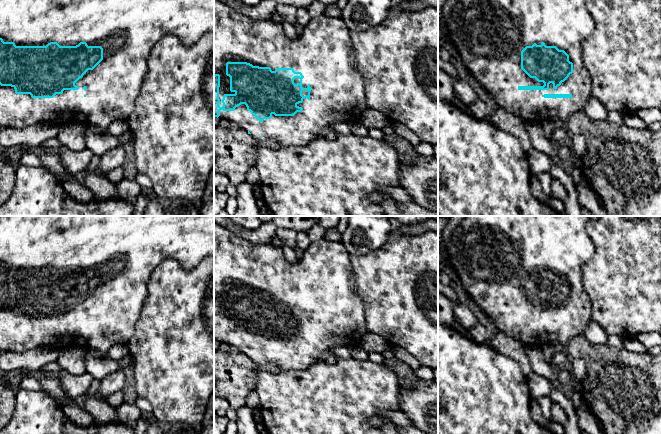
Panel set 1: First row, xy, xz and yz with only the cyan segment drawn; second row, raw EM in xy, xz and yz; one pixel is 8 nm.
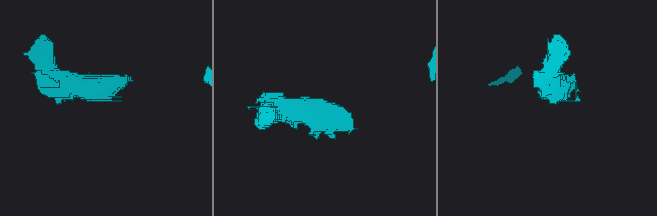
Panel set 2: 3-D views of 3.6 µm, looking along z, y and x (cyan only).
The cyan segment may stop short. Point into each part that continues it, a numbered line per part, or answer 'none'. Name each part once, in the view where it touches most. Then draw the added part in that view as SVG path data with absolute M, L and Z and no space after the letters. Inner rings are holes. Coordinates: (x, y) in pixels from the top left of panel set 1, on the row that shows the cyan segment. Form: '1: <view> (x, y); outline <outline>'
1: xz (323, 54); outline M214 0L214 75L219 74L220 75L220 87L219 87L219 99L220 103L219 106L222 107L222 99L225 94L235 94L235 92L230 91L230 77L226 75L226 63L227 62L247 62L252 64L253 66L259 66L259 67L270 67L272 71L275 71L277 68L293 68L295 72L301 72L304 78L302 79L302 87L307 88L310 86L312 90L310 91L310 99L307 98L303 99L302 103L297 104L297 106L302 107L303 110L301 112L297 112L294 116L275 116L272 114L272 117L270 119L264 119L262 122L260 122L258 119L255 118L254 115L251 114L250 111L247 110L247 107L245 104L241 104L240 106L236 107L234 111L223 111L220 110L219 112L219 119L227 119L229 121L232 121L236 123L240 128L249 131L251 136L257 141L260 142L268 147L274 148L275 146L302 146L306 145L312 140L317 138L318 133L328 127L331 126L334 123L337 122L355 122L359 121L361 118L361 115L368 109L367 103L366 103L366 95L365 95L365 79L360 72L359 68L355 65L354 62L354 52L351 47L350 42L350 30L348 29L345 22L342 20L342 18L333 18L328 17L325 15L320 15L318 17L312 18L309 23L304 27L303 32L301 35L296 37L295 39L290 39L286 36L283 25L276 23L274 21L270 20L257 20L254 18L251 18L241 12L236 11L235 9L229 7L225 3Z

